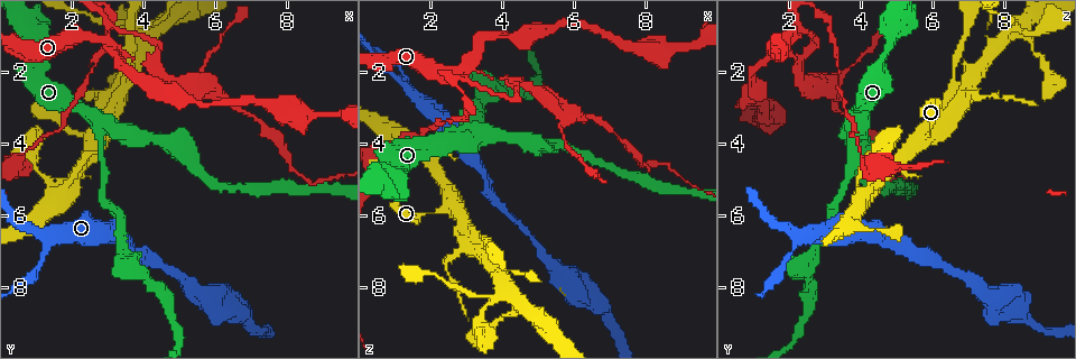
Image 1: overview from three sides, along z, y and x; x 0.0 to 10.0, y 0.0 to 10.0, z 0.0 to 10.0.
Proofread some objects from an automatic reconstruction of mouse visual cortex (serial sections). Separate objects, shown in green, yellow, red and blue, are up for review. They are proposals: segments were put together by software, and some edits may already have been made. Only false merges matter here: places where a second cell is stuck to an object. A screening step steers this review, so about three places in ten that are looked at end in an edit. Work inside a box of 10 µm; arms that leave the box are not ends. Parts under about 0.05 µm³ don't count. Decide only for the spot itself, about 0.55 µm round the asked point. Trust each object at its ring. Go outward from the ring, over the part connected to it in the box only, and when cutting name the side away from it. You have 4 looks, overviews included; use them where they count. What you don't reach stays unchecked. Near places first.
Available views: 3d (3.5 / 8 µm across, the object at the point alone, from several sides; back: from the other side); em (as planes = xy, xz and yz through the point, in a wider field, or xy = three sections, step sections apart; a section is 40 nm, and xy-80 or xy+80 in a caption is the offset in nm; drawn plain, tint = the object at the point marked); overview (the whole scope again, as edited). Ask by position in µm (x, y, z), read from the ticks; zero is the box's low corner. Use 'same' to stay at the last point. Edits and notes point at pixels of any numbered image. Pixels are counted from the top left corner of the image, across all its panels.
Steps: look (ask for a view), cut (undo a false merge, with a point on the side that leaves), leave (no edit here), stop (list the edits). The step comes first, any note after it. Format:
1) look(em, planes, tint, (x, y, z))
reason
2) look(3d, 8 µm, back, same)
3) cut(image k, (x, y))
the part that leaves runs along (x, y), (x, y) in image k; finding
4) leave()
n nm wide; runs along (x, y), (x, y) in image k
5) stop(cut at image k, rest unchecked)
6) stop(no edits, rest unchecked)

look(3d, 3.5 µm, (2.75, 3.40, 3.85))
a narrow waist

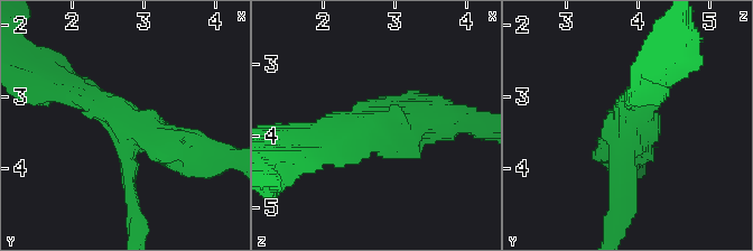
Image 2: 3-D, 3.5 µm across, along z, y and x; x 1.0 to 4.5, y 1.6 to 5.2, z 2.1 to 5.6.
look(em, planes, tint, (2.80, 3.45, 3.80))
need the tissue

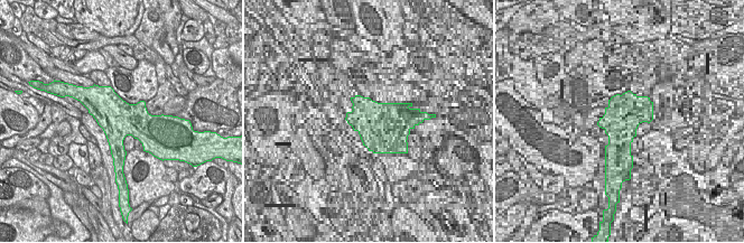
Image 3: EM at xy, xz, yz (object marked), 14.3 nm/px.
leave()
runs along (74, 86), (126, 128), (195, 155) in image 2; one cell here

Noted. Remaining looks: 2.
look(em, xy, step 5, tint, (3.30, 7.00, 2.70))
thin neck

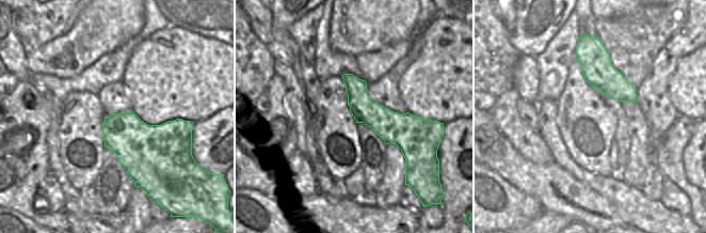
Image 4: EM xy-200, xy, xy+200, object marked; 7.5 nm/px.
look(3d, 3.5 µm, same)

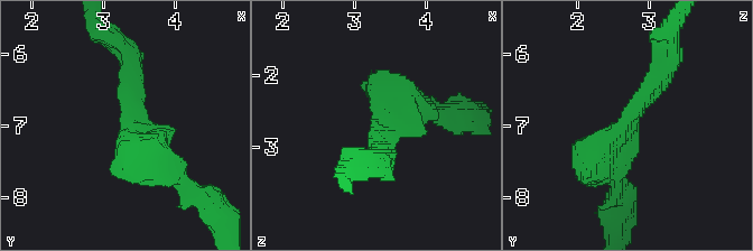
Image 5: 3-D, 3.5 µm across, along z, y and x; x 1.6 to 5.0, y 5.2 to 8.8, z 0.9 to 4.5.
leave()
220 nm wide; runs along (670, 58), (601, 148), (613, 172) in image 5; one cell here

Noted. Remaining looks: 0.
stop(no edits, rest unchecked)

